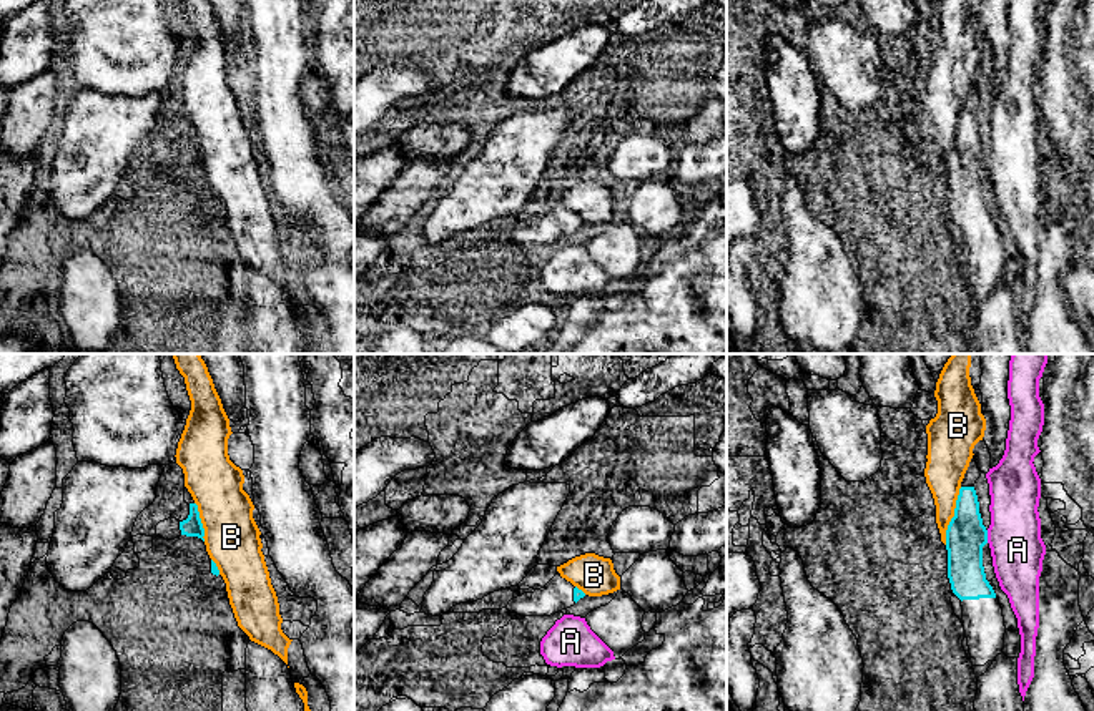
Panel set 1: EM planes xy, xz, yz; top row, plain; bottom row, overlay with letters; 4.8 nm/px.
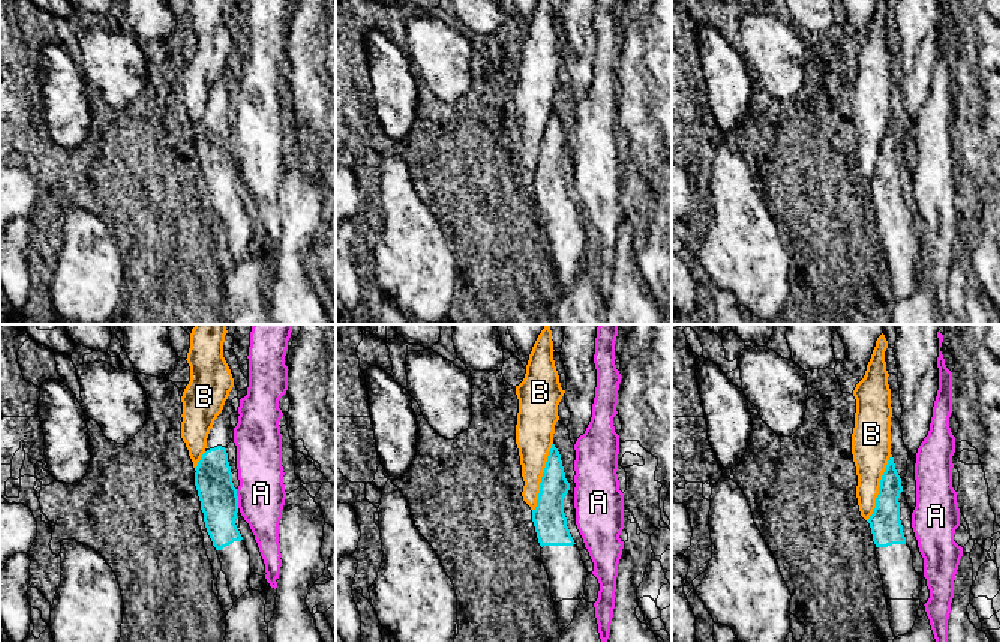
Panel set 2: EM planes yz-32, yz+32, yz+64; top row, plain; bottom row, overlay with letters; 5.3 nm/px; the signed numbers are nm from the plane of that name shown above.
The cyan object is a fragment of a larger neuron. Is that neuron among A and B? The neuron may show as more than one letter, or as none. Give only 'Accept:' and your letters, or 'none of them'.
Accept: none of them

